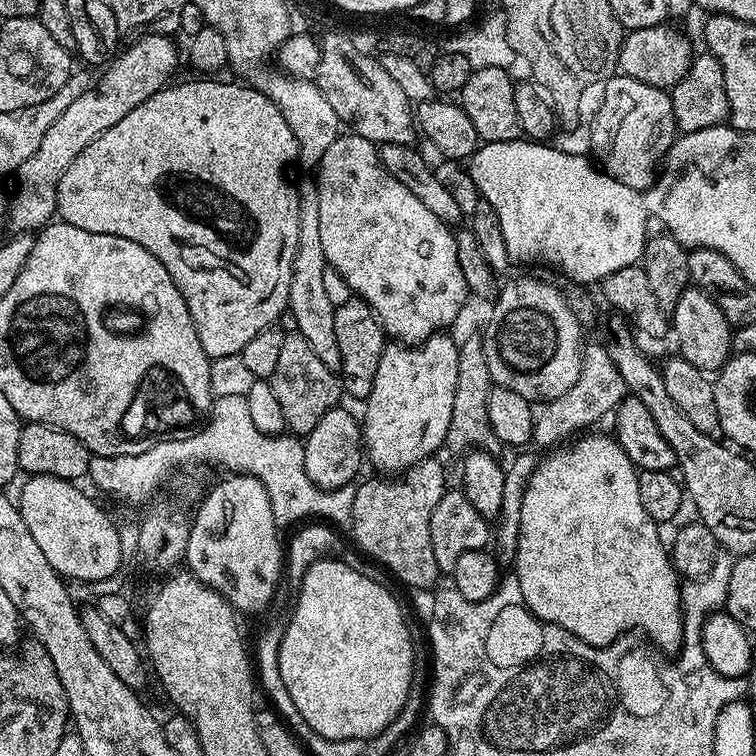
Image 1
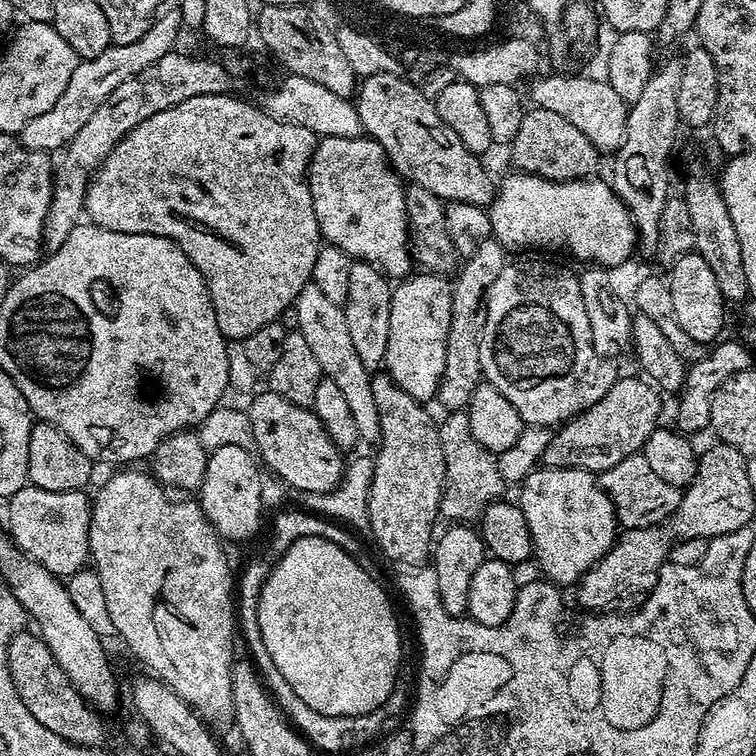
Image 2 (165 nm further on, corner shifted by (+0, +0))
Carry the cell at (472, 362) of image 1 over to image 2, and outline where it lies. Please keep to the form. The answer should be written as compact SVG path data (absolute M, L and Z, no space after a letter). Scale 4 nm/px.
M467 411L447 413L439 421L442 458L446 458L444 492L440 496L440 516L448 522L476 522L488 505L499 501L506 491L498 462L493 453L486 451L470 434L470 418Z

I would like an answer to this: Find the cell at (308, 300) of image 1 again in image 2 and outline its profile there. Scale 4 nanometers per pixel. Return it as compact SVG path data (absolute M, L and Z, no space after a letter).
M311 282L298 294L295 305L298 308L298 326L302 338L306 338L314 358L318 358L321 373L327 380L334 382L334 386L338 386L338 390L346 398L350 406L350 415L354 417L354 423L358 426L361 441L379 441L380 411L378 406L374 406L374 390L370 390L373 373L368 372L366 366L362 366L361 359L354 352L343 307L330 302L330 298L326 298L326 294L322 294L322 290L318 290L318 286Z

